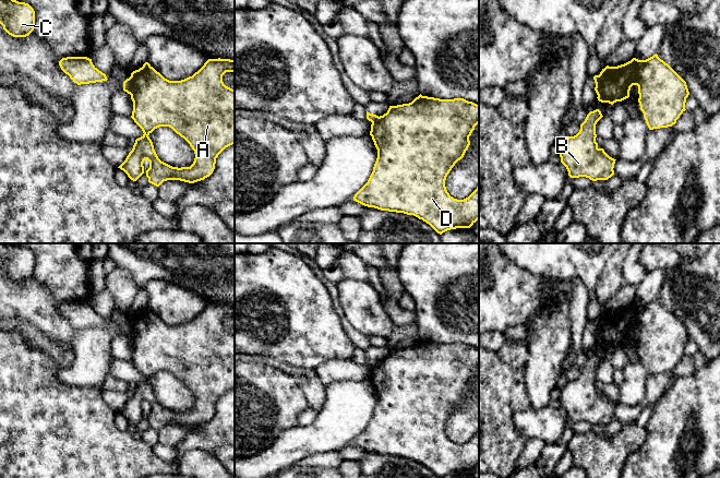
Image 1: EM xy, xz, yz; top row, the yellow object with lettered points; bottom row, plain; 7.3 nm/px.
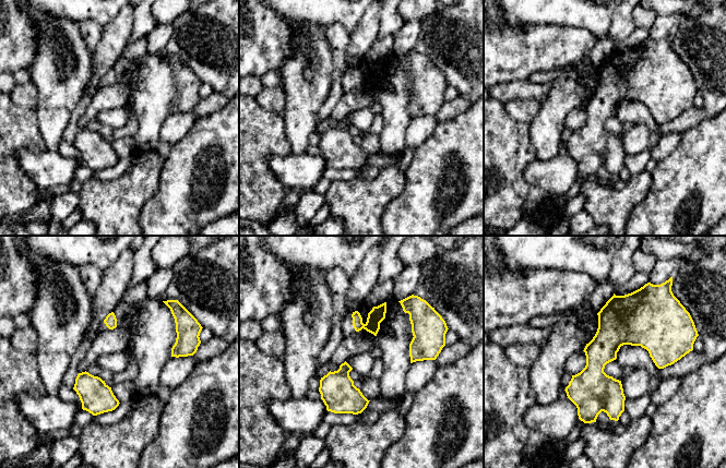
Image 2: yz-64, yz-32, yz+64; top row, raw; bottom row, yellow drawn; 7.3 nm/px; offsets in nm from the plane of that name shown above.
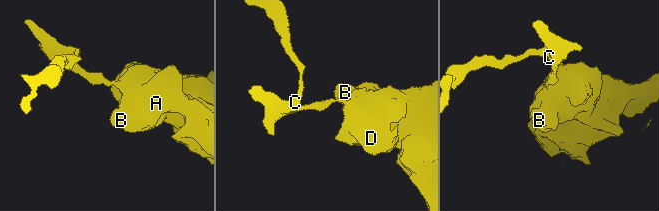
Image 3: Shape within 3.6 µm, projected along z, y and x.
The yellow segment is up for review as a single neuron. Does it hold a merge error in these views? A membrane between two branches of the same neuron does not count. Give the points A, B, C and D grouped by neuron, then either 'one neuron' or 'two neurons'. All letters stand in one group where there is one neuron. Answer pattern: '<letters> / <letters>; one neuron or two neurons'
A B D / C; two neurons

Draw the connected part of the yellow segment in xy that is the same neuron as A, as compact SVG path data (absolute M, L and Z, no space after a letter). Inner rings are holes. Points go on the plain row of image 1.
M208 303L197 316L181 325L165 323L148 307L133 315L131 362L144 379L135 384L132 395L118 413L133 426L145 417L148 427L156 431L167 425L194 428L209 421L218 399L235 389L235 334L224 328L223 320L226 316L235 318L235 304ZM159 371L171 372L190 389L195 398L190 411L172 411L158 403L148 380Z

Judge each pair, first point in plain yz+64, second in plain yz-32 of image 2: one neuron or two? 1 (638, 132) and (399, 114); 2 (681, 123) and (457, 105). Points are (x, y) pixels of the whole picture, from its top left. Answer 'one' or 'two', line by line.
1: one
2: one

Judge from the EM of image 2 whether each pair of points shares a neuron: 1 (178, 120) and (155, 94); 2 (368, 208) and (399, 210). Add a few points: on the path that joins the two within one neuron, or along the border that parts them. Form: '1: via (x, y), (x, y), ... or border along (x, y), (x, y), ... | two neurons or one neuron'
1: border along (171, 112), (164, 121), (159, 135) | two neurons
2: border along (403, 191), (387, 206), (381, 224) | two neurons

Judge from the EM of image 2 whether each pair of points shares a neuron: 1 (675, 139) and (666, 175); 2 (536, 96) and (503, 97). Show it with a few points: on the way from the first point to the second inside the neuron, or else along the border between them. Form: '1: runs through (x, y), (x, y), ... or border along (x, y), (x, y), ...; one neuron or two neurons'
1: border along (681, 133), (679, 143), (657, 162); two neurons
2: runs through (528, 92), (511, 92); one neuron

